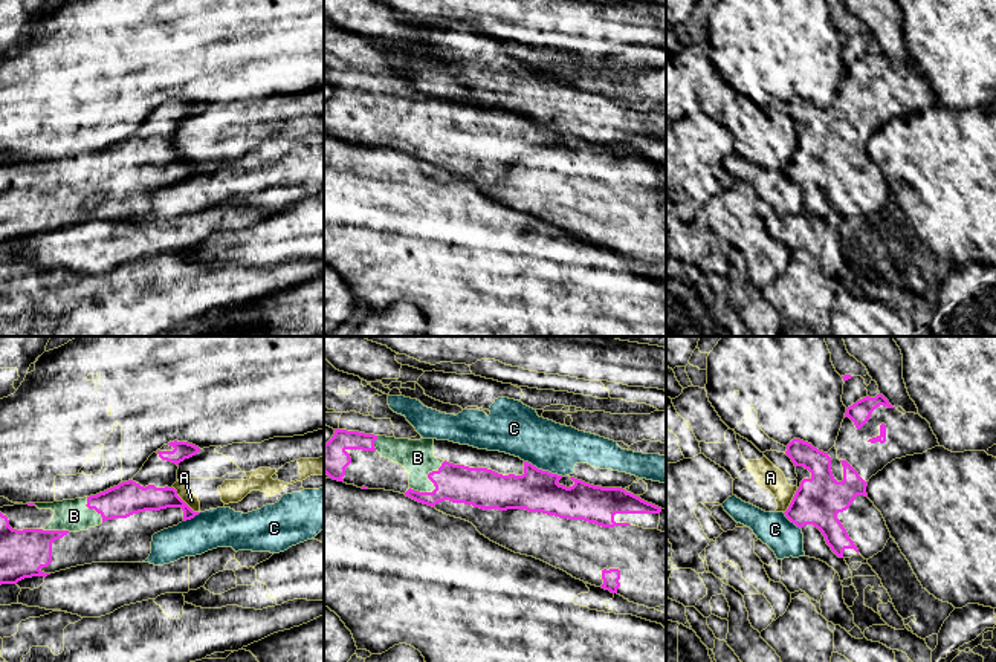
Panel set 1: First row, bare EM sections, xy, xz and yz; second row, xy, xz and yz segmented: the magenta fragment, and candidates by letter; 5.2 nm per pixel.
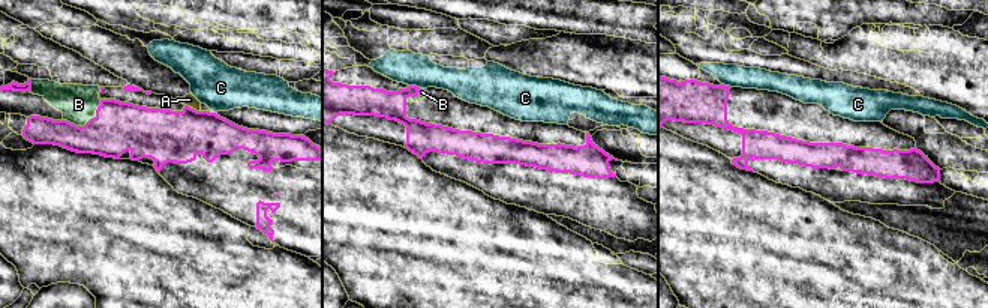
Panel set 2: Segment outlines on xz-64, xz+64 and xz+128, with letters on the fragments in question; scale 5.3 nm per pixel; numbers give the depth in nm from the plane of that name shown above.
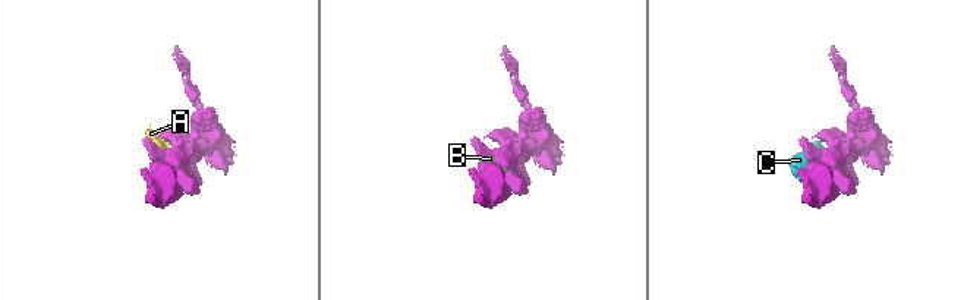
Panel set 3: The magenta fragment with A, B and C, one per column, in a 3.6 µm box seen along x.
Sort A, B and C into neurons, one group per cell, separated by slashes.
A / B / C

